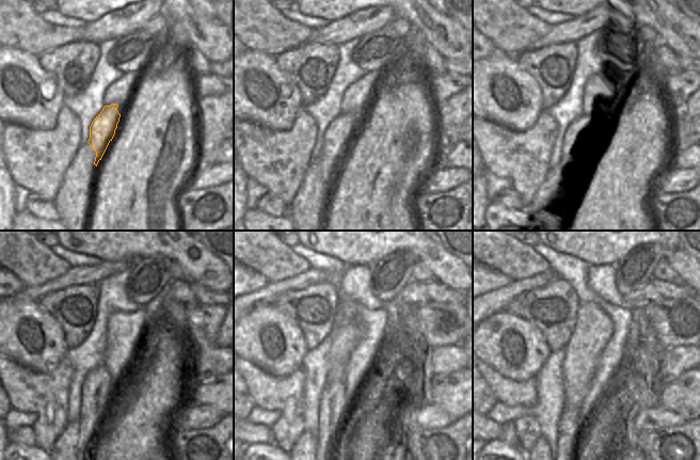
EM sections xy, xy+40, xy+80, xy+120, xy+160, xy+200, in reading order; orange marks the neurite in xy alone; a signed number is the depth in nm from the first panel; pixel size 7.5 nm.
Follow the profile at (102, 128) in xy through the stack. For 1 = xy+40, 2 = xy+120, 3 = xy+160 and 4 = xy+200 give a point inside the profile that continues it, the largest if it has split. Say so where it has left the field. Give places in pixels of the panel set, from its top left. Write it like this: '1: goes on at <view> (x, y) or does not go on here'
1: goes on at xy+40 (338, 137)
2: goes on at xy+120 (97, 383)
3: goes on at xy+160 (333, 399)
4: goes on at xy+200 (567, 433)

